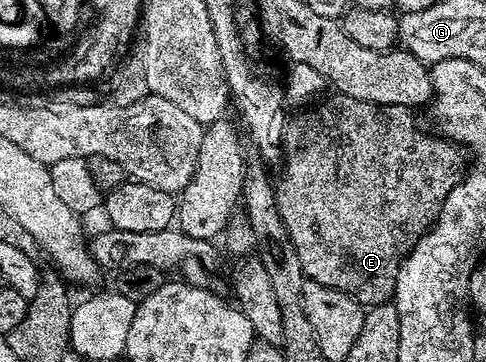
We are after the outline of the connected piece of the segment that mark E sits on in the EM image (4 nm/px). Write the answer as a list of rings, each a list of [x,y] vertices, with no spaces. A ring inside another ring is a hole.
[[[335,93],[333,97],[327,102],[319,101],[301,112],[295,113],[298,115],[295,118],[293,115],[287,121],[282,131],[280,143],[282,158],[284,163],[286,162],[286,171],[283,172],[282,179],[279,181],[277,179],[274,199],[278,214],[282,217],[284,228],[288,228],[288,236],[292,240],[296,256],[300,258],[300,268],[303,275],[309,281],[324,284],[324,288],[336,288],[336,292],[344,292],[355,298],[363,308],[369,308],[393,299],[396,276],[402,267],[402,261],[410,255],[410,250],[413,249],[418,239],[434,225],[449,192],[462,181],[466,170],[466,165],[464,166],[465,155],[459,145],[434,134],[429,137],[428,131],[418,127],[418,122],[414,119],[415,111],[409,106],[381,106],[375,102],[356,100],[352,96],[339,93]]]

